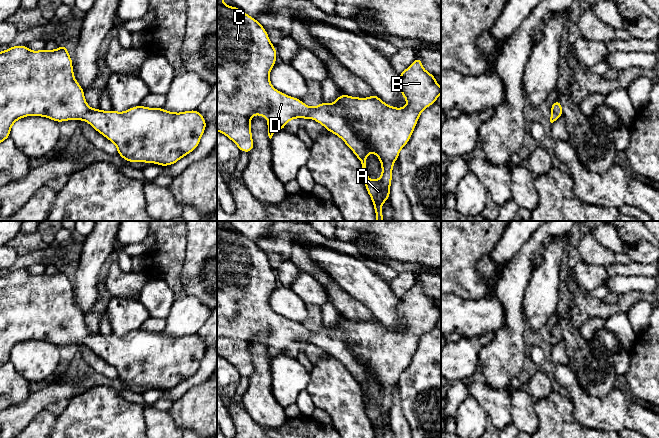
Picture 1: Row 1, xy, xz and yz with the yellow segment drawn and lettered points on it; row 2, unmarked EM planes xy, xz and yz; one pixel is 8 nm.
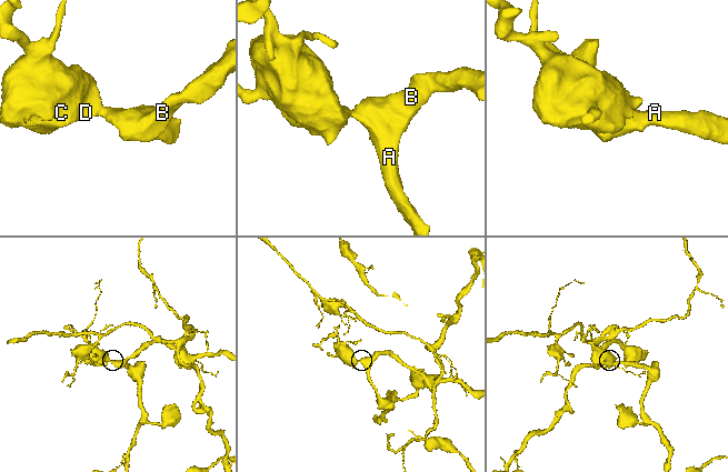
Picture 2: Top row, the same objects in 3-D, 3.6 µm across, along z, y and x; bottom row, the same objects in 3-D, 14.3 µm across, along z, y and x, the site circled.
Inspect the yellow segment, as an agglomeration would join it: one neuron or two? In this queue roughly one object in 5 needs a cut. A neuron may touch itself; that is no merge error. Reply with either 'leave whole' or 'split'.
leave whole

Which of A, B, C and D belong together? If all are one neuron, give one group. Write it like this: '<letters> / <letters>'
A B C D

